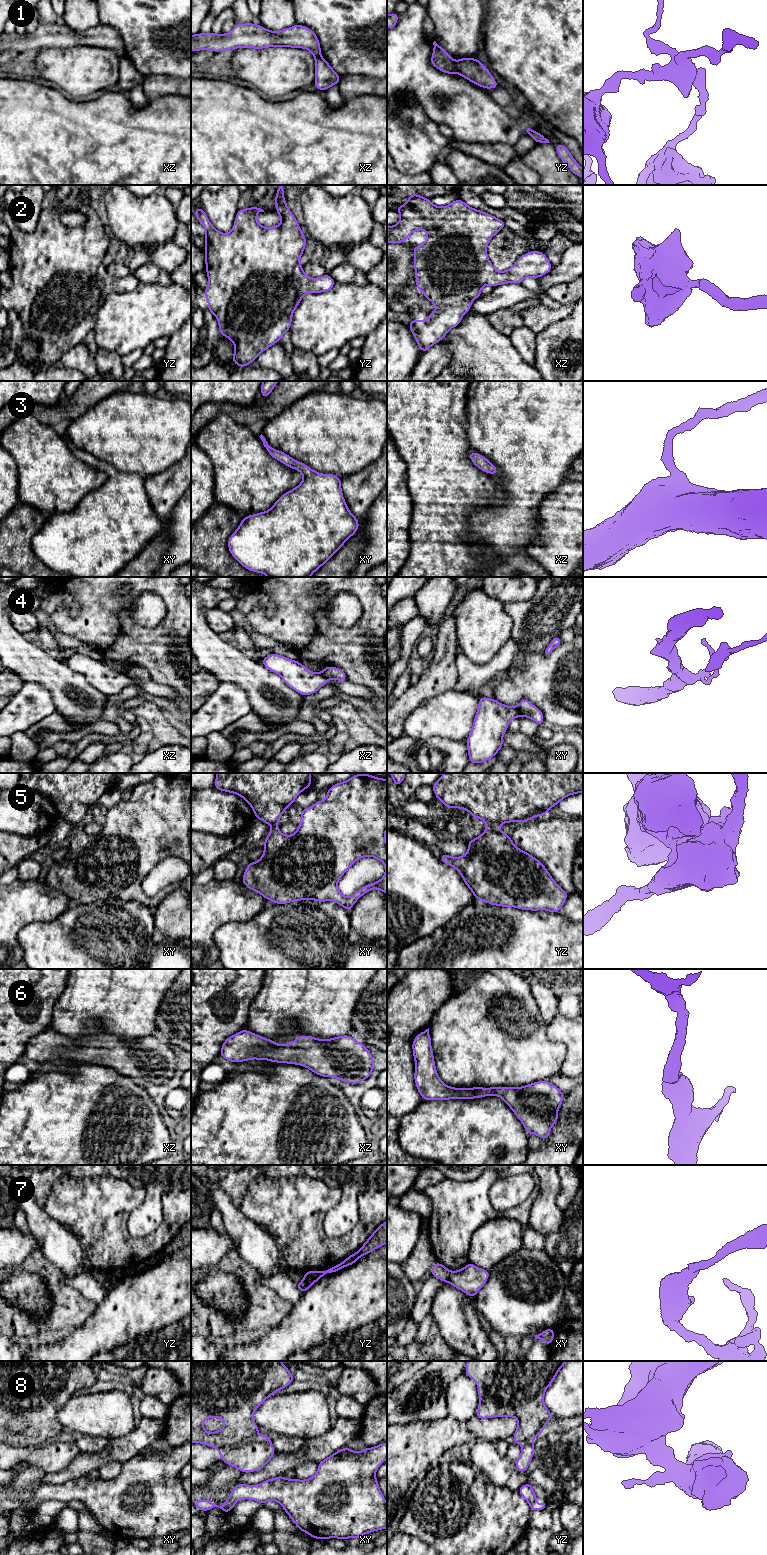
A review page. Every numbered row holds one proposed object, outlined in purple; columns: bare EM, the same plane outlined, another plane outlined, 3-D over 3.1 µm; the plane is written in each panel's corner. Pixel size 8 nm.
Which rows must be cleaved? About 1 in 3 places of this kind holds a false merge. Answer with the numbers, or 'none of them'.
1, 4, 5, 7, 8

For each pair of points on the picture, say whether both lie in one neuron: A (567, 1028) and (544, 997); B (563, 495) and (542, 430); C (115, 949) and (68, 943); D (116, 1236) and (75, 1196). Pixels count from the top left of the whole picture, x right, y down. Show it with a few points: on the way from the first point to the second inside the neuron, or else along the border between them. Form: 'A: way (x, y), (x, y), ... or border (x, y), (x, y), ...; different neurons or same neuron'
A: border (557, 1013), (547, 1025); different neurons
B: border (563, 482), (542, 501); different neurons
C: way (103, 949), (80, 949); same neuron
D: way (106, 1224), (106, 1220), (93, 1207), (87, 1205); same neuron

